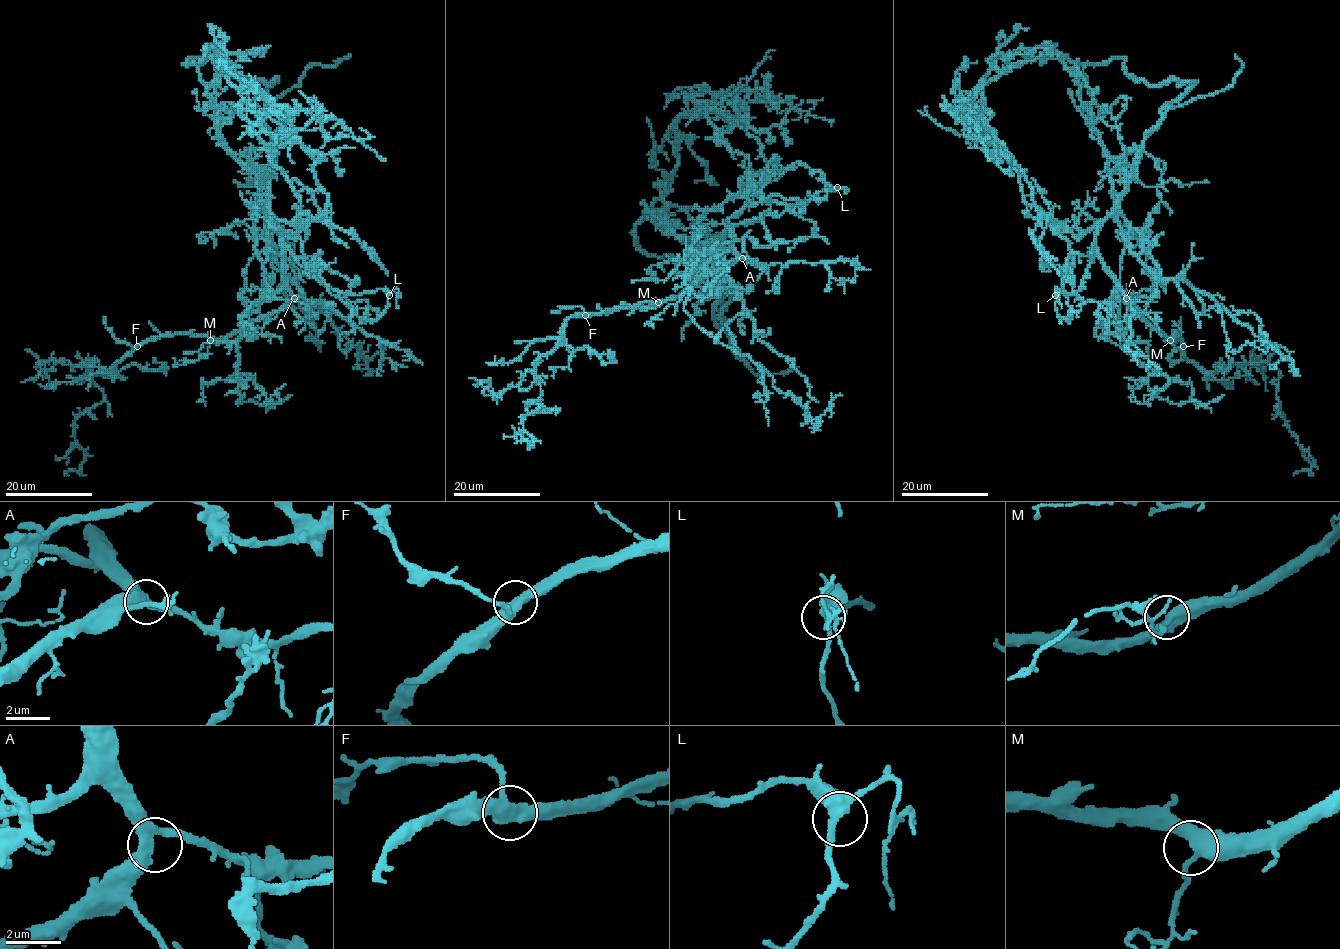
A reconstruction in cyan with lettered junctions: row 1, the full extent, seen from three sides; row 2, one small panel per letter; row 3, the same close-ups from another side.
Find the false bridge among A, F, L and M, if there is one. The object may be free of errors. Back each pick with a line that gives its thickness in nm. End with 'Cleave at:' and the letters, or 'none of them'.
Cleave at: none of them

